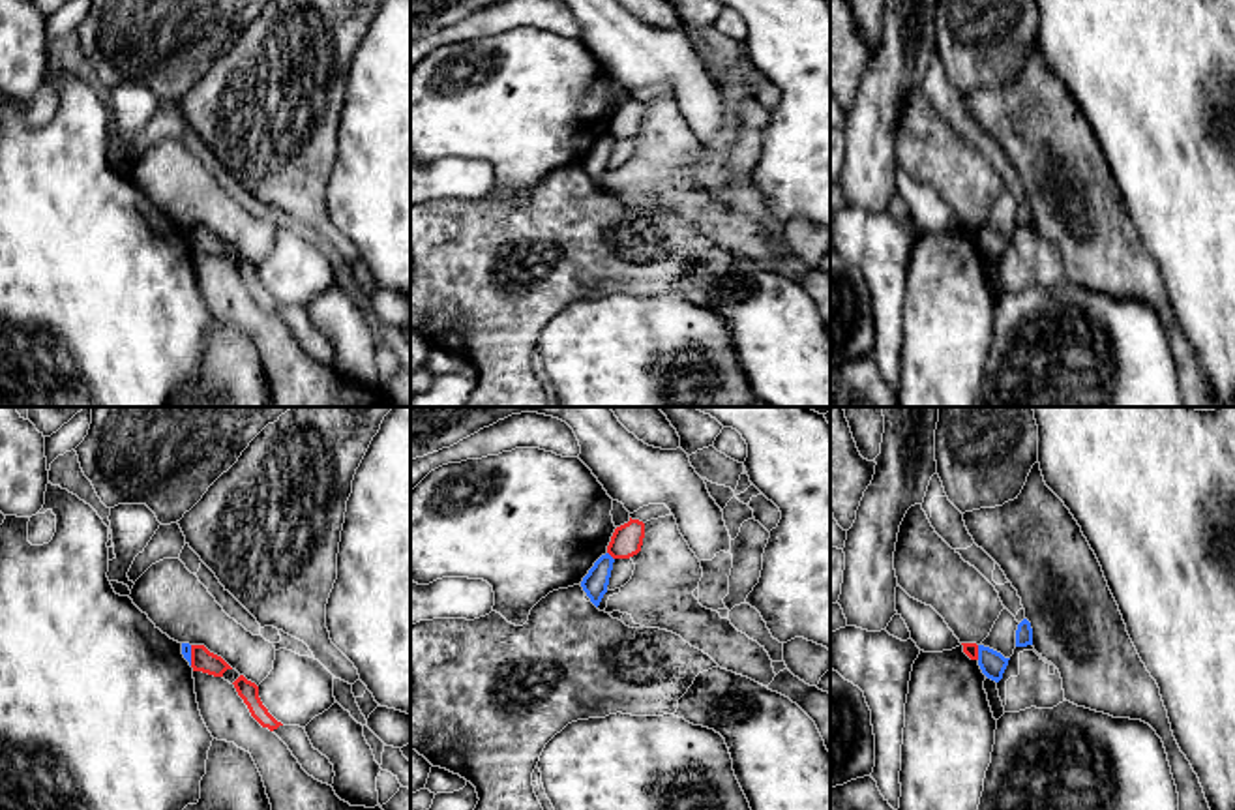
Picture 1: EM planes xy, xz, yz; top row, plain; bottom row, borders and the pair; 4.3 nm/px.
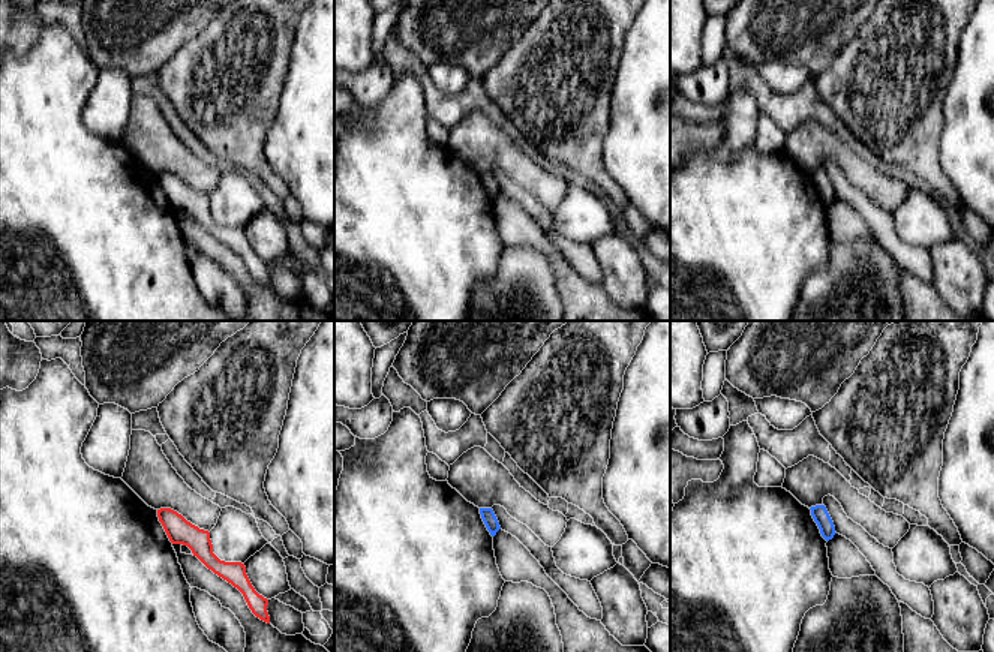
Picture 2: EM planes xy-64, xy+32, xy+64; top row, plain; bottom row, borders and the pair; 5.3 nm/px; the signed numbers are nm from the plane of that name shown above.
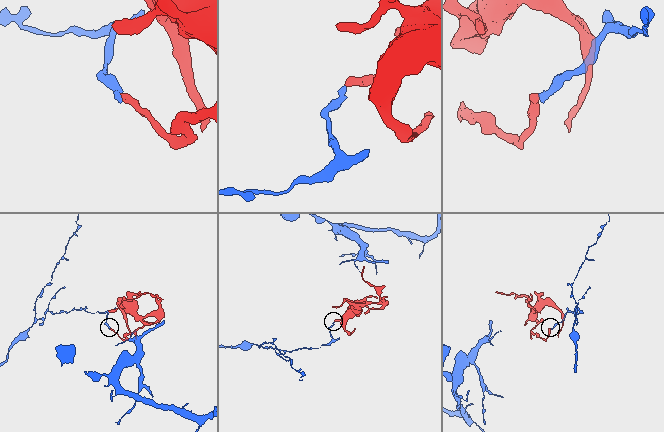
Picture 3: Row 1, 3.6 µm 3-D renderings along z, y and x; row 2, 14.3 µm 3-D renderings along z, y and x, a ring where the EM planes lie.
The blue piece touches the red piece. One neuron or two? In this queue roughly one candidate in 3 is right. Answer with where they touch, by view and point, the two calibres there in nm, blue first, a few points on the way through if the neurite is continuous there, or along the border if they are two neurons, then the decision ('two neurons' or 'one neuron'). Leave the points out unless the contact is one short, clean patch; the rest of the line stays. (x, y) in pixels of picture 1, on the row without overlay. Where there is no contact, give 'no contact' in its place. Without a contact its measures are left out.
yz (979, 233) | 110/60 nm | along yz (977, 225), (979, 239) | two neurons

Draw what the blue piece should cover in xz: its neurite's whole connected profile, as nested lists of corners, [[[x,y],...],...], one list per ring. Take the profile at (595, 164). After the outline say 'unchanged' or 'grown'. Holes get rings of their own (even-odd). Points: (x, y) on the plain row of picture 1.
[[[609,133],[602,135],[581,161],[583,171],[596,188],[607,172],[613,142],[615,139]]] | unchanged

